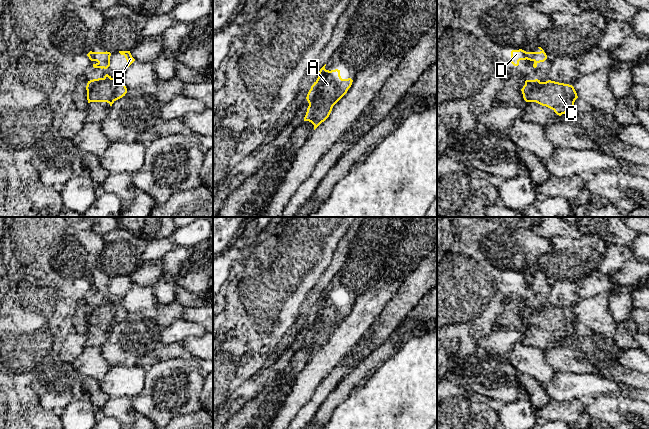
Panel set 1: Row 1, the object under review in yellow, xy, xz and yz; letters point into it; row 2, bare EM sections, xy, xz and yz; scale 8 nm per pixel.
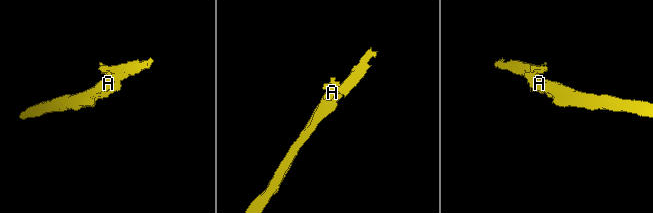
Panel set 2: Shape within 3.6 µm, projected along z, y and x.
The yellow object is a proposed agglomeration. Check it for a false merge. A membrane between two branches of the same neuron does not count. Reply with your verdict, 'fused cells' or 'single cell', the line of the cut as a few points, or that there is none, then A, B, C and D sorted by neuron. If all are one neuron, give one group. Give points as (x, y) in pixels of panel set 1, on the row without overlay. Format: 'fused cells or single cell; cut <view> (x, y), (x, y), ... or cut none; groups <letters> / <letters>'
fused cells; cut xy (110, 301), (95, 306), (87, 314); groups A C / B D

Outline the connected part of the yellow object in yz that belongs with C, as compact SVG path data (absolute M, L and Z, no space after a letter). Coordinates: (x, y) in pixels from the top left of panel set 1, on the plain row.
M548 304L538 309L525 308L521 313L526 326L536 326L552 333L557 339L569 337L574 333L578 322L572 309Z

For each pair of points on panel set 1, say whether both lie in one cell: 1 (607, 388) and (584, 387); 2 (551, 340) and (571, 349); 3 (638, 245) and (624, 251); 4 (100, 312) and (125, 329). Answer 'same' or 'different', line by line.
1: same
2: different
3: different
4: different

